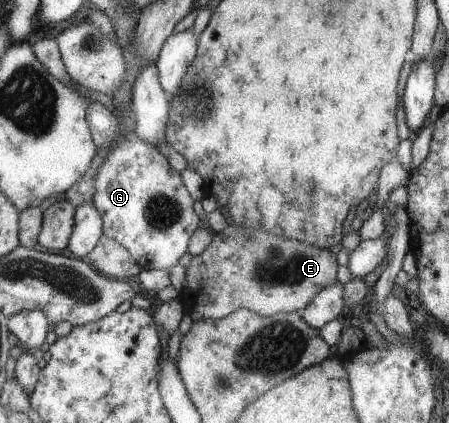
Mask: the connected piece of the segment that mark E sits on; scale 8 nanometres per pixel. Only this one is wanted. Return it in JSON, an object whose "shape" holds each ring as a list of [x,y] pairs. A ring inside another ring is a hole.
{"shape":[[[228,225],[216,233],[213,242],[203,254],[192,257],[187,266],[187,284],[179,298],[183,300],[186,313],[193,322],[201,319],[222,319],[239,309],[257,311],[270,317],[277,313],[300,312],[306,309],[322,290],[338,283],[337,272],[337,256],[327,249],[264,230],[249,235],[244,229]]]}

